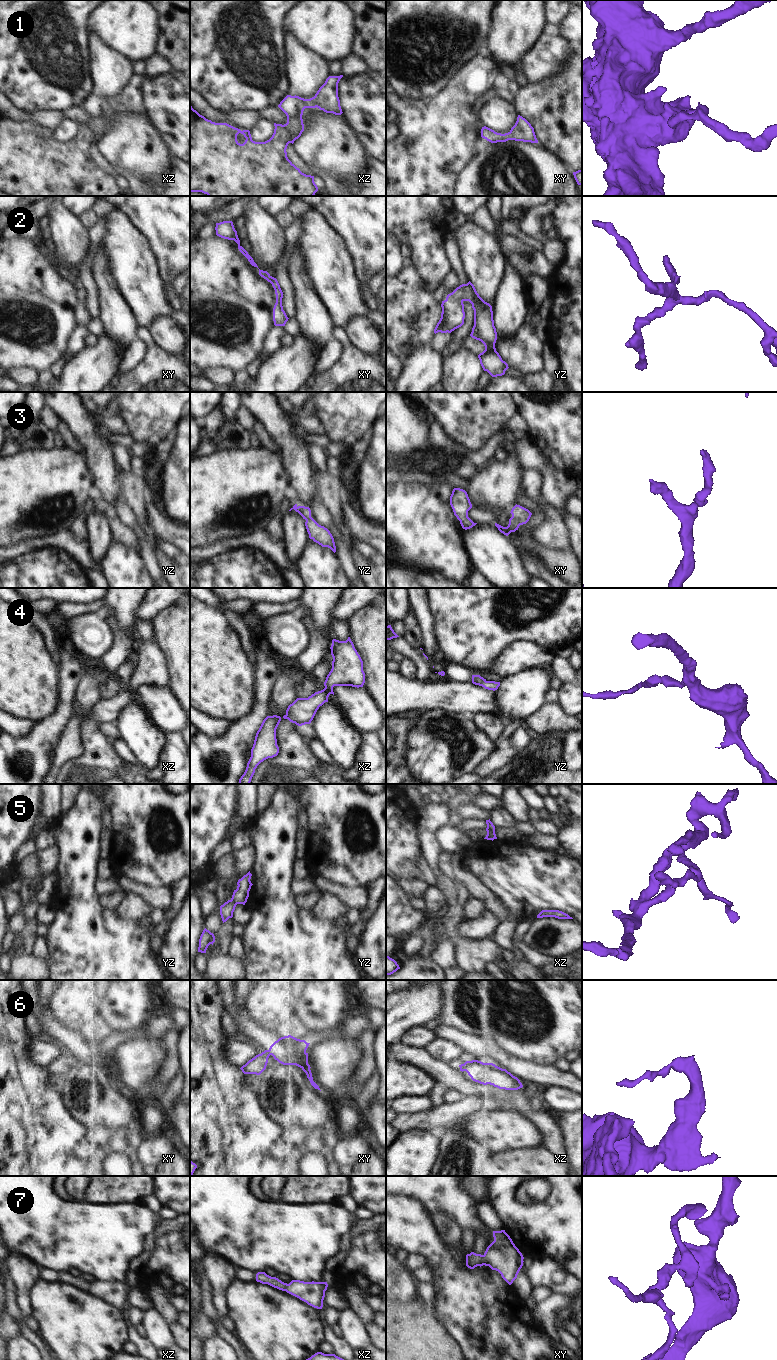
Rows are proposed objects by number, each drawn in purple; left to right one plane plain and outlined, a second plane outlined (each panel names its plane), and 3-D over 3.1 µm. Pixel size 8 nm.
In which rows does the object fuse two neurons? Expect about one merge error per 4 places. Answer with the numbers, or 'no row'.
6.

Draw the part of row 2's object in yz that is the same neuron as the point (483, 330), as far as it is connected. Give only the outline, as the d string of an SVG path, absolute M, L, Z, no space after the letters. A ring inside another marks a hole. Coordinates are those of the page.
M469 281L457 287L442 301L442 313L434 333L451 333L464 324L464 301L469 301L474 310L474 326L470 336L481 341L485 350L478 355L484 371L492 377L502 376L509 368L496 351L497 332L494 326L492 306L485 302Z

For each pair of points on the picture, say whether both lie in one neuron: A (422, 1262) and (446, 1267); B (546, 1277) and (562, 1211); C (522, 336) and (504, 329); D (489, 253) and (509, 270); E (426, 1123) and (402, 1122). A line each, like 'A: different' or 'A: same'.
A: different
B: different
C: different
D: different
E: same

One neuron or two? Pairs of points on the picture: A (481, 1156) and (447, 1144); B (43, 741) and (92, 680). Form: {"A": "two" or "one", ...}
{"A": "one", "B": "two"}

